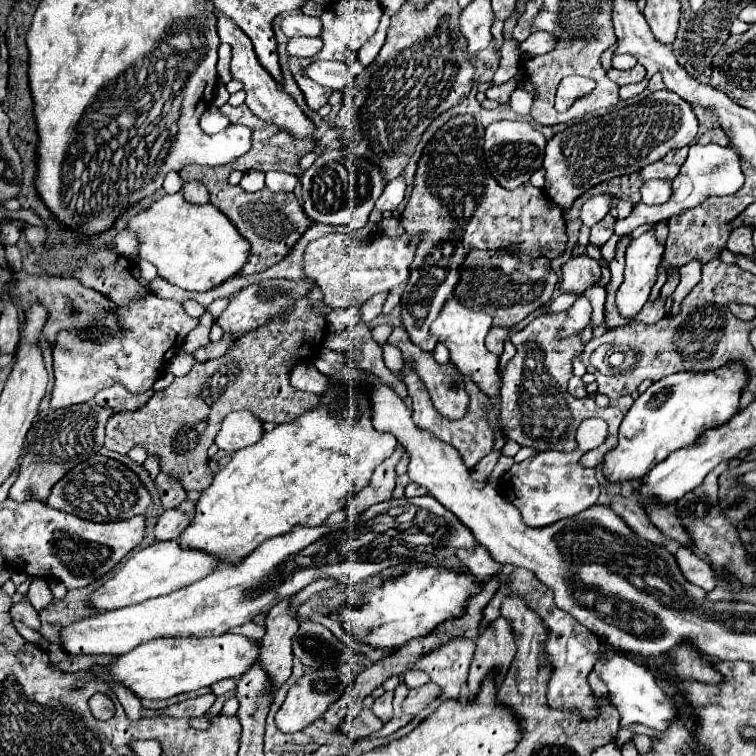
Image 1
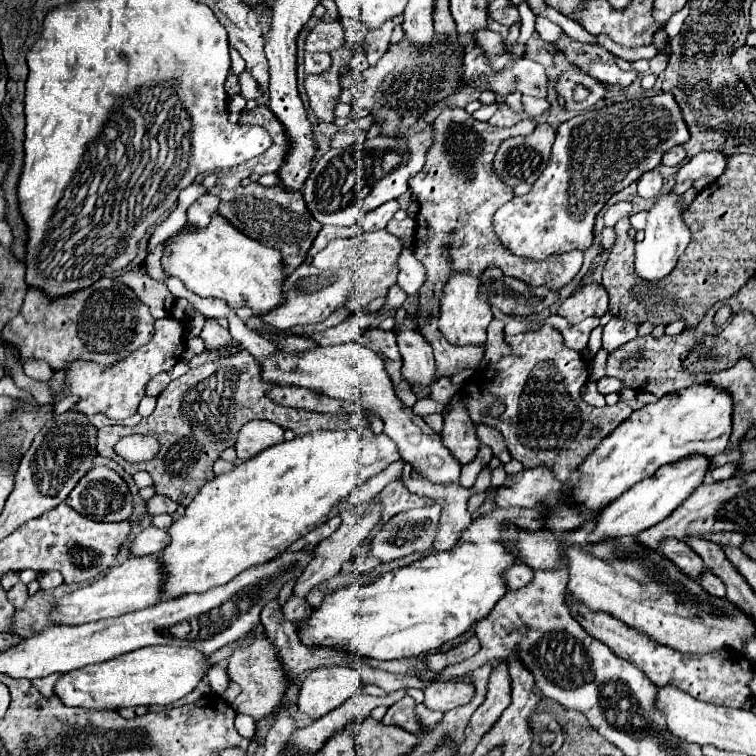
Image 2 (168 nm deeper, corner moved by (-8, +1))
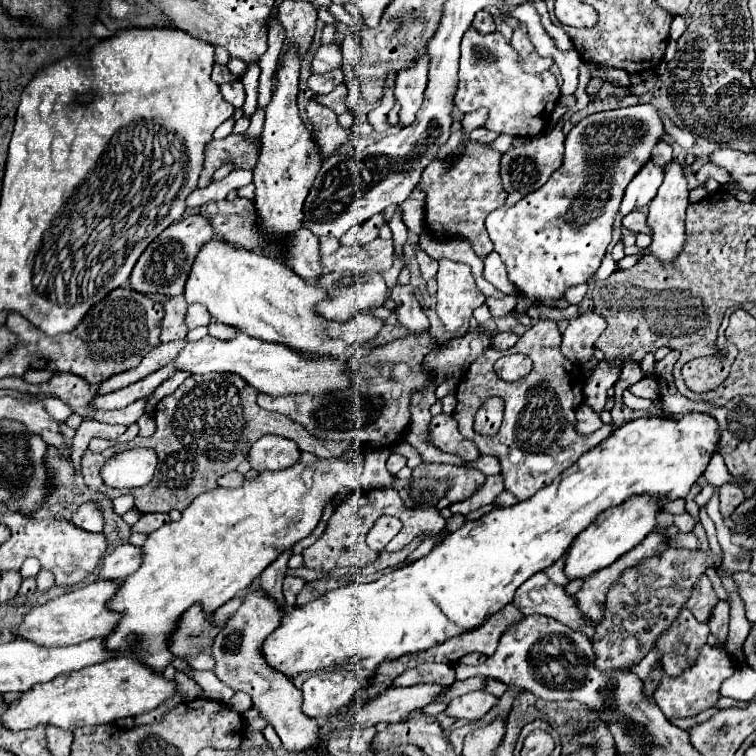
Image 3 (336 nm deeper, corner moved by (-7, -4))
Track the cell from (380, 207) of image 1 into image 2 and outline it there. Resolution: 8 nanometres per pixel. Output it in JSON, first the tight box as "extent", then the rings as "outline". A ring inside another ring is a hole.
{"extent":[360,200,400,232],"outline":[[[390,200],[388,204],[382,204],[380,208],[374,208],[372,212],[368,212],[368,216],[364,216],[364,224],[360,224],[360,228],[364,232],[370,230],[382,230],[386,228],[386,224],[390,222],[390,218],[400,210],[398,200]]]}

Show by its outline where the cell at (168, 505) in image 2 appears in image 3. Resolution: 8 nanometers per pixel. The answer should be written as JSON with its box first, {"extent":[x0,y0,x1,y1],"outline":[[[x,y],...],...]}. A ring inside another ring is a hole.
{"extent":[131,513,169,533],"outline":[[[147,513],[147,515],[141,515],[141,519],[131,527],[133,533],[153,533],[157,531],[161,525],[169,523],[169,515],[165,513]]]}

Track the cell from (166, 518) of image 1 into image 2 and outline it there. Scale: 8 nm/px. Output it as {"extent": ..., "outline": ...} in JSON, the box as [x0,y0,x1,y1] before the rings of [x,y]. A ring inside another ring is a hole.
{"extent":[132,528,170,556],"outline":[[[146,528],[144,532],[140,532],[136,536],[136,540],[132,542],[132,554],[134,556],[146,556],[146,554],[158,554],[162,552],[170,542],[170,534],[164,528]]]}

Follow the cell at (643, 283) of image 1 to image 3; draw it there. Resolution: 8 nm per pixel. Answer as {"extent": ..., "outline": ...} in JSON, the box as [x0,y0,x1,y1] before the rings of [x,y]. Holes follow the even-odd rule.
{"extent":[647,159,689,263],"outline":[[[675,159],[663,167],[663,173],[665,173],[665,179],[647,209],[647,223],[653,229],[653,237],[651,237],[653,241],[651,241],[649,249],[661,263],[671,263],[677,257],[679,249],[683,249],[683,241],[685,241],[685,209],[689,205],[689,201],[687,201],[689,189],[687,189],[683,165],[677,163]]]}

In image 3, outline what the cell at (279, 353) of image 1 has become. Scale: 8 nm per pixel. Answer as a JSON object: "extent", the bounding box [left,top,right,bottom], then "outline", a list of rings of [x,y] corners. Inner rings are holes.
{"extent":[81,373,357,513],"outline":[[[209,373],[207,377],[187,377],[179,389],[167,395],[155,407],[155,423],[157,431],[153,437],[143,439],[135,437],[131,443],[121,443],[107,449],[105,453],[91,453],[83,455],[81,475],[85,485],[91,491],[103,493],[109,499],[121,495],[121,491],[107,489],[99,477],[99,471],[107,458],[120,450],[135,449],[135,447],[149,447],[157,453],[157,469],[145,487],[131,489],[135,497],[135,507],[141,513],[169,513],[171,509],[185,511],[191,501],[207,491],[217,487],[217,479],[225,473],[237,469],[241,461],[247,459],[251,445],[261,439],[263,435],[281,435],[291,439],[299,445],[301,451],[315,453],[321,459],[339,457],[347,449],[357,449],[351,441],[319,441],[311,437],[303,425],[287,419],[281,413],[263,411],[257,403],[257,391],[243,381],[243,377],[235,377],[231,373]]]}

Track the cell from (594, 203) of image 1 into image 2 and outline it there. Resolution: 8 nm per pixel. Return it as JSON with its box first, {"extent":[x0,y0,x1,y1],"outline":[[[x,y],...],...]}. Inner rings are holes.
{"extent":[604,202,632,226],"outline":[[[616,202],[616,204],[608,206],[608,210],[604,214],[604,224],[606,226],[614,226],[618,218],[630,216],[630,212],[632,212],[632,204],[630,202]]]}

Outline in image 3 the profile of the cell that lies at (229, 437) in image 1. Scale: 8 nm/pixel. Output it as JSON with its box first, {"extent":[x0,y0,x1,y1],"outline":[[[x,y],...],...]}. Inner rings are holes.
{"extent":[249,435,299,471],"outline":[[[267,435],[261,437],[249,453],[249,463],[255,471],[279,471],[287,469],[287,465],[295,465],[299,461],[299,447],[295,441],[279,437],[279,435]]]}

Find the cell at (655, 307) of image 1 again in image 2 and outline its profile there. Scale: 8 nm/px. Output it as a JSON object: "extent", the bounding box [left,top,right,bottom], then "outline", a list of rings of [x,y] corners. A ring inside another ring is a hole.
{"extent":[602,316,638,352],"outline":[[[612,316],[610,322],[604,326],[604,336],[602,336],[602,346],[612,352],[616,350],[620,344],[636,338],[638,334],[638,324],[630,322],[626,318],[620,316]]]}

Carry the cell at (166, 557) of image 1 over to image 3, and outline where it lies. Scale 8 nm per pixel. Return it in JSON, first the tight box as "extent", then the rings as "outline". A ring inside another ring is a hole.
{"extent":[17,579,119,647],"outline":[[[97,579],[95,583],[75,589],[71,593],[65,593],[61,597],[55,597],[41,607],[33,607],[23,617],[23,623],[17,629],[17,635],[21,639],[33,641],[39,647],[65,647],[65,645],[77,645],[77,643],[89,641],[93,637],[107,637],[119,621],[119,615],[107,609],[107,601],[115,595],[117,587],[119,583],[111,585],[111,581]]]}

